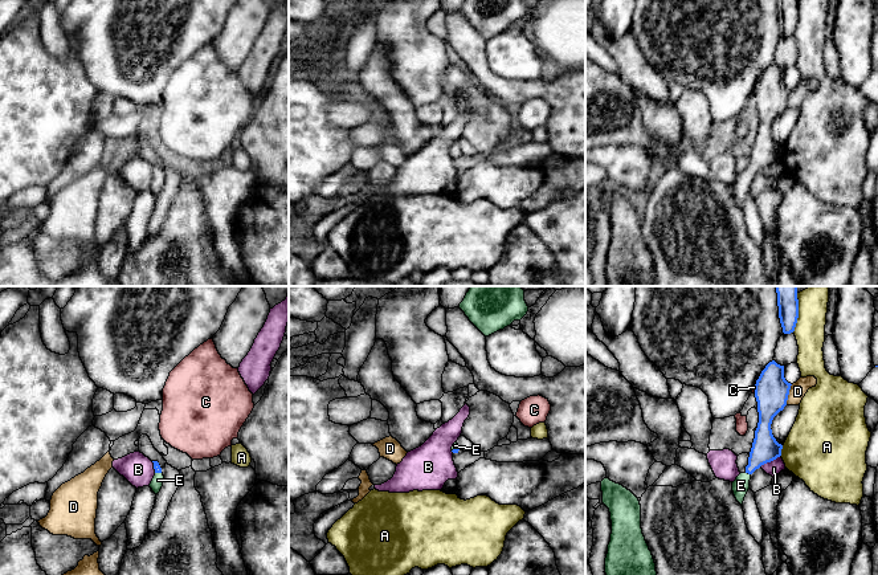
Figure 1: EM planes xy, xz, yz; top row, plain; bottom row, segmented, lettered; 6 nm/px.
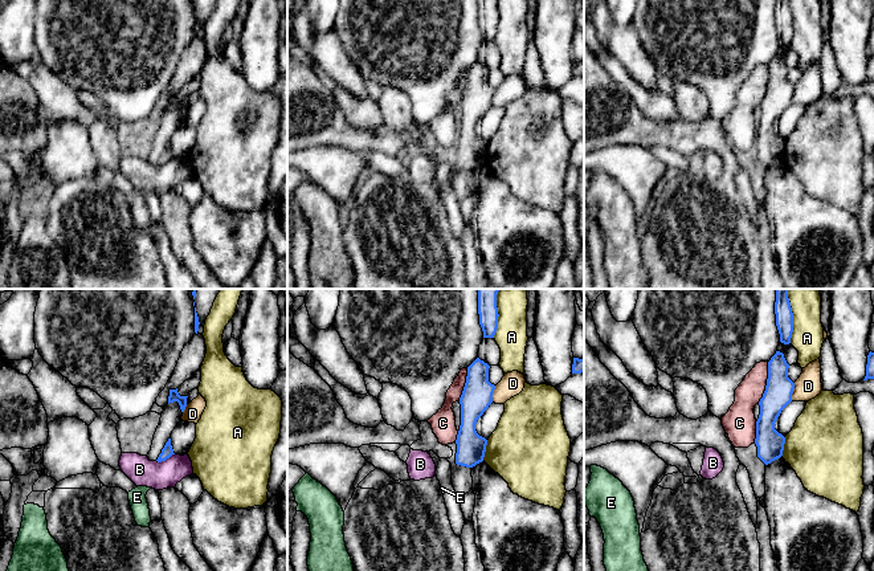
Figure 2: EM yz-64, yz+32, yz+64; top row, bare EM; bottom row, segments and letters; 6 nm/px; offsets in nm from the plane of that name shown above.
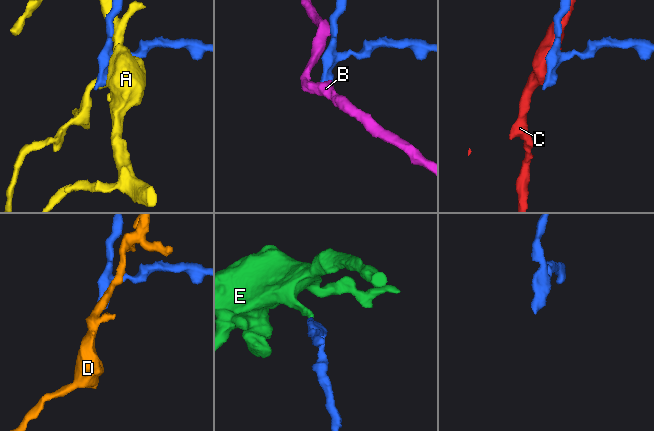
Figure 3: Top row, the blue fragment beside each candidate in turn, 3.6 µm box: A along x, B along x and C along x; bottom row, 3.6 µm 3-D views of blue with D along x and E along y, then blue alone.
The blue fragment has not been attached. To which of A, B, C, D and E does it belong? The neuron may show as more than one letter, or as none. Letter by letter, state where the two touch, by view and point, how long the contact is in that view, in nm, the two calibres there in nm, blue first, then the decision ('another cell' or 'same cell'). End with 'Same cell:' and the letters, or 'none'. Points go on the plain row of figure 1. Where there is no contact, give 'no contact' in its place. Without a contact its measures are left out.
A: yz (797, 17) | 220 nm | 130/190 nm | another cell
B: yz (770, 164) | 150 nm | 160/90 nm | another cell
C: yz (755, 93) | 40 nm | 200/20 nm | another cell
D: yz (788, 97) | 130 nm | 200/100 nm | another cell
E: yz (748, 176) | 40 nm | 160/100 nm | same cell
Same cell: E

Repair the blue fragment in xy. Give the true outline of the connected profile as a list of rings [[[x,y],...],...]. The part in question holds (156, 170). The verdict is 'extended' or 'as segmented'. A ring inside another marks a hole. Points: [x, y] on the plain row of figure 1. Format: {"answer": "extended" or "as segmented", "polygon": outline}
{"answer": "extended", "polygon": [[[152,164],[152,166],[154,166],[154,172],[155,172],[155,179],[150,187],[150,191],[152,192],[155,197],[158,197],[163,189],[164,179],[162,176],[162,171],[159,166],[158,164]]]}

